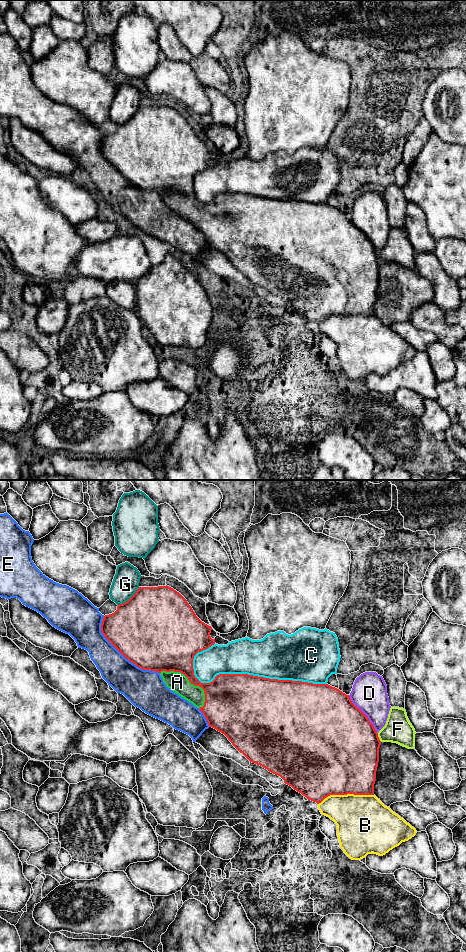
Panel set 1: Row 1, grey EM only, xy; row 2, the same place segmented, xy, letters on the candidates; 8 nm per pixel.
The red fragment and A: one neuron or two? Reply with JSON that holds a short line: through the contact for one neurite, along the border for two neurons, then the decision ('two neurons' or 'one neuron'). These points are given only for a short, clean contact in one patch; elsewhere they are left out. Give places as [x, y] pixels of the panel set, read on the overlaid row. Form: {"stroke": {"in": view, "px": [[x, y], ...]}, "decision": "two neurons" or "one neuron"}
{"decision": "one neuron"}

